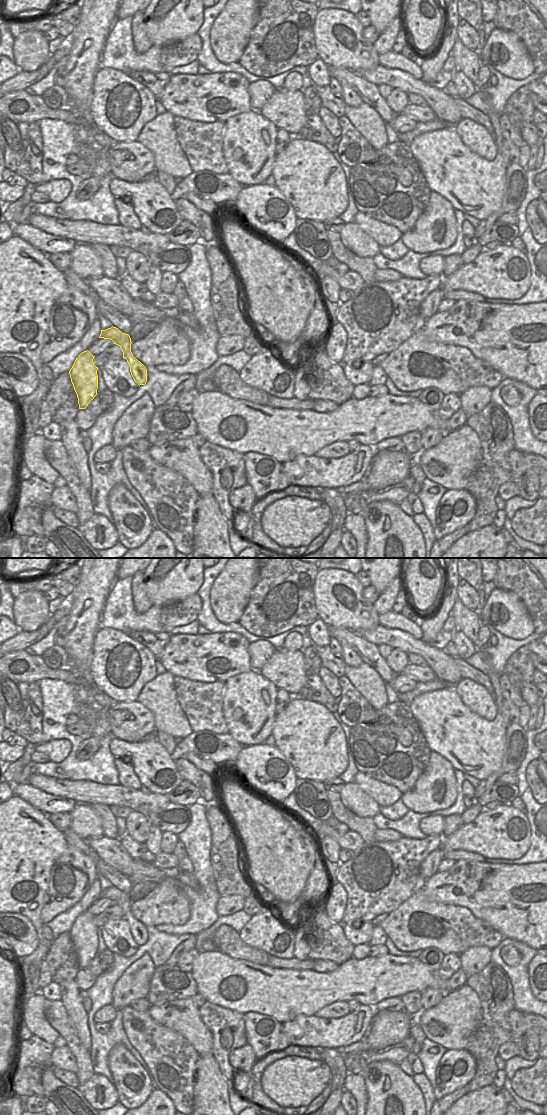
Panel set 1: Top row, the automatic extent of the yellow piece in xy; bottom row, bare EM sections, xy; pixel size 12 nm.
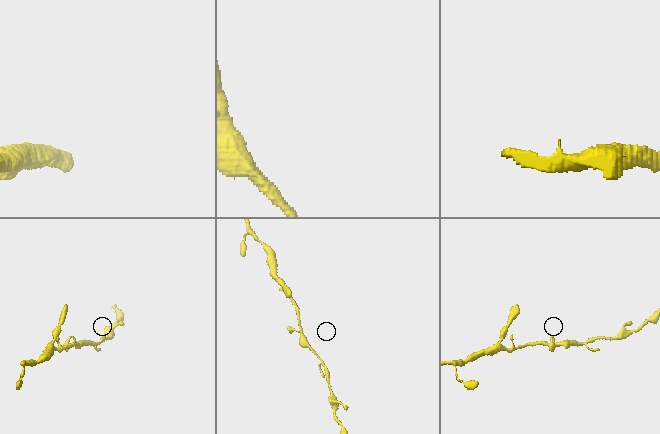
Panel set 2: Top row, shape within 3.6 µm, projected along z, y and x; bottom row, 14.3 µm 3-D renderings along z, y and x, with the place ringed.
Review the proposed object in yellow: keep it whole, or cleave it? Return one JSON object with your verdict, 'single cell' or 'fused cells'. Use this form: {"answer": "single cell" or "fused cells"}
{"answer": "single cell"}

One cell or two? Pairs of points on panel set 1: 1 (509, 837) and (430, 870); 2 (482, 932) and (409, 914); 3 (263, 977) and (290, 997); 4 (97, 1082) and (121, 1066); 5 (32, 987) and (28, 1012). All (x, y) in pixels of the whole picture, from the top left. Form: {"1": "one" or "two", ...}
{"1": "one", "2": "one", "3": "one", "4": "two", "5": "two"}

